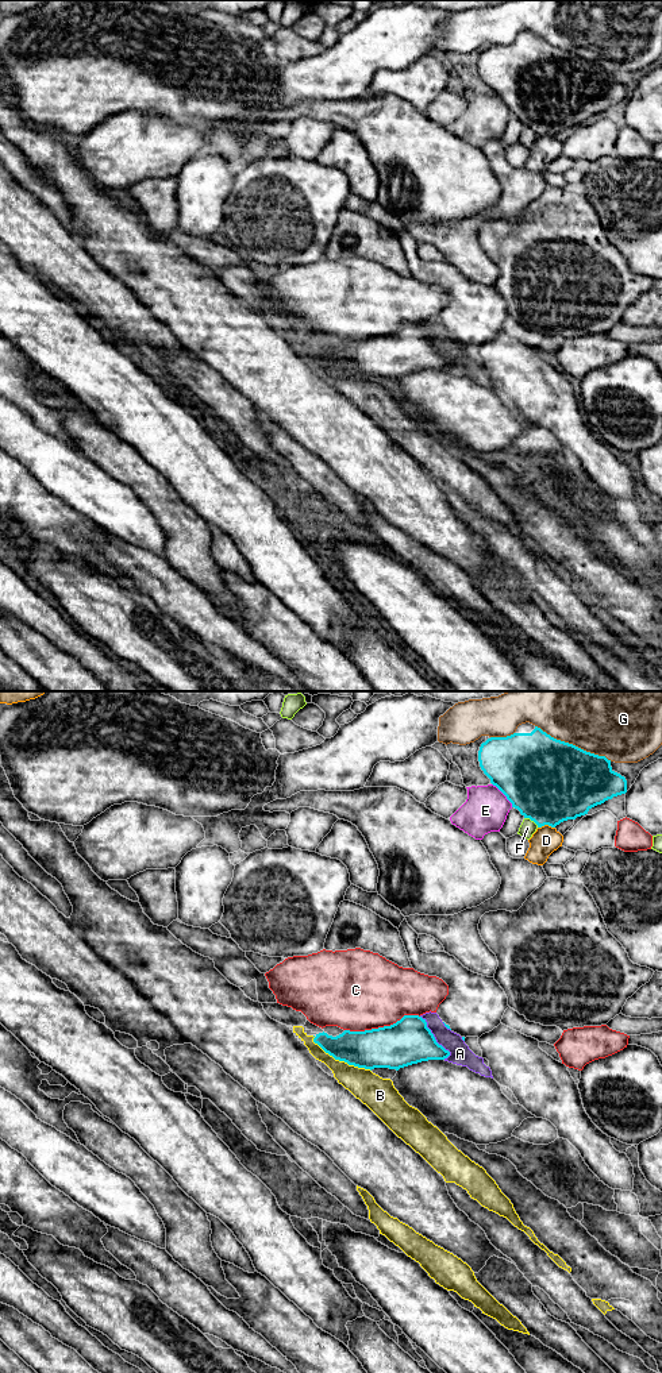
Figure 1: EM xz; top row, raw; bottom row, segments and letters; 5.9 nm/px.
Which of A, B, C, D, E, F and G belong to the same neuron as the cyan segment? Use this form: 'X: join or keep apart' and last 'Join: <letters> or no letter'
A: keep apart
B: keep apart
C: keep apart
D: keep apart
E: keep apart
F: keep apart
G: keep apart
Join: no letter

